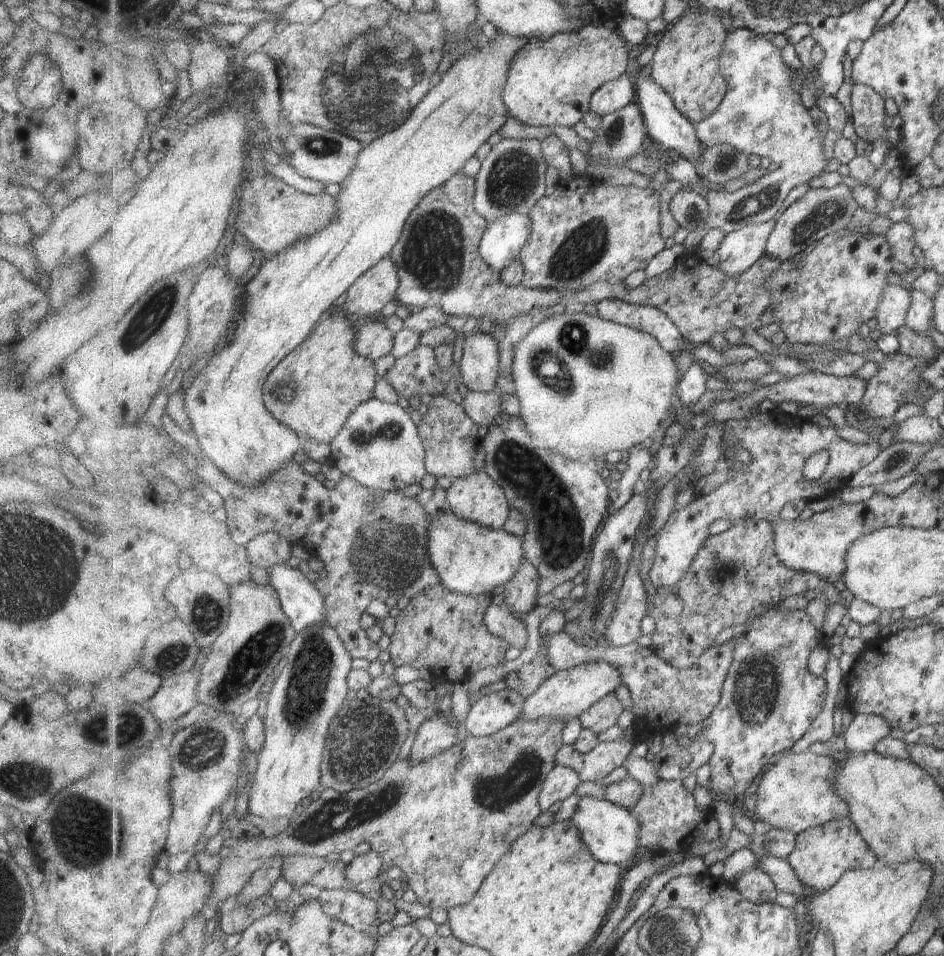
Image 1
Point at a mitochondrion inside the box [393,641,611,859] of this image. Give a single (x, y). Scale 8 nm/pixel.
(519, 778)

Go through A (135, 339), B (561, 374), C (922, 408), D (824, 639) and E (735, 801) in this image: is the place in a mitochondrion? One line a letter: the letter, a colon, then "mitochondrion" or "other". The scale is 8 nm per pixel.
A: mitochondrion
B: mitochondrion
C: other
D: other
E: other

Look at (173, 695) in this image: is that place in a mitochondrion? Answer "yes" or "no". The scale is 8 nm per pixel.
no

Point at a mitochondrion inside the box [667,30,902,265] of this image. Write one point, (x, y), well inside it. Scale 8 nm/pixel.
(809, 229)

